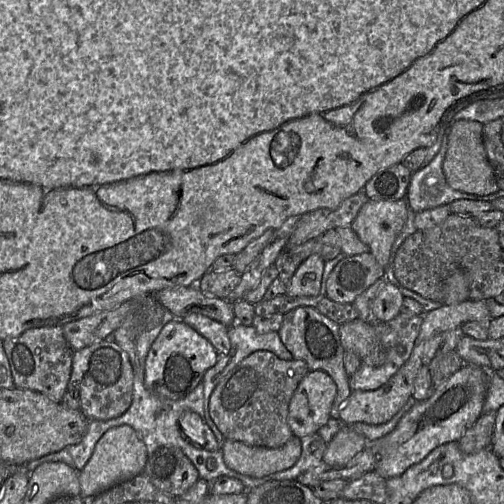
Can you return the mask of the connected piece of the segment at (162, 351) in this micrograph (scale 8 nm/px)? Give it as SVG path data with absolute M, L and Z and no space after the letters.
M181 319L168 322L152 343L145 361L145 386L153 394L167 399L181 399L202 382L205 372L219 355L213 345Z

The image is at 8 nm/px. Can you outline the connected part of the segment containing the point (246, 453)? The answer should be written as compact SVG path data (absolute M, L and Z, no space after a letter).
M292 436L279 448L267 448L225 439L221 445L225 464L232 470L261 478L291 468L300 458L301 438Z

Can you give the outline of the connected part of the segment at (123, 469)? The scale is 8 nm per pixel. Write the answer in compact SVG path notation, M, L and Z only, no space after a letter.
M121 425L108 429L96 443L94 451L84 468L79 471L80 496L95 497L141 474L148 457L146 445L133 427Z

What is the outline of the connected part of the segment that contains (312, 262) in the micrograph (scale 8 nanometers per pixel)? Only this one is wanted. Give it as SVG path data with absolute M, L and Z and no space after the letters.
M310 255L295 271L286 286L286 294L290 296L318 296L321 289L324 263L325 261L321 256Z

